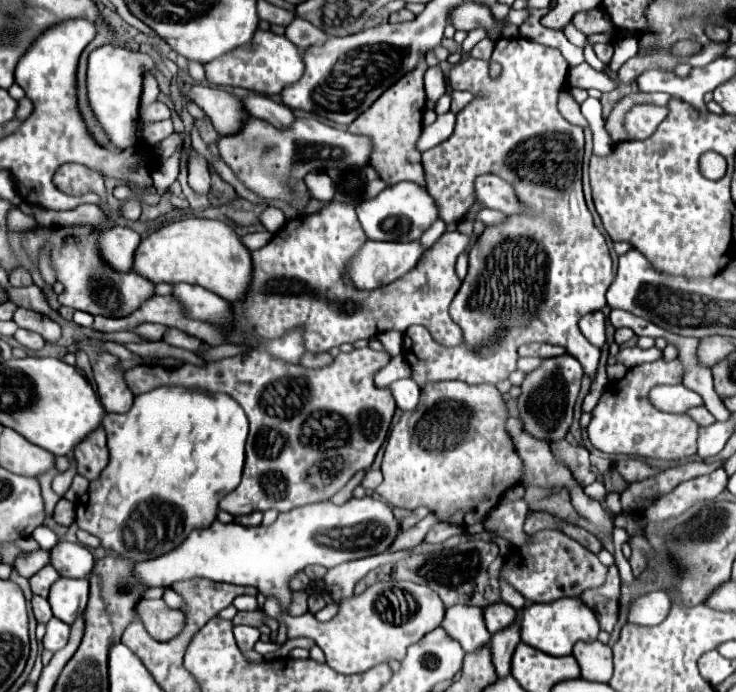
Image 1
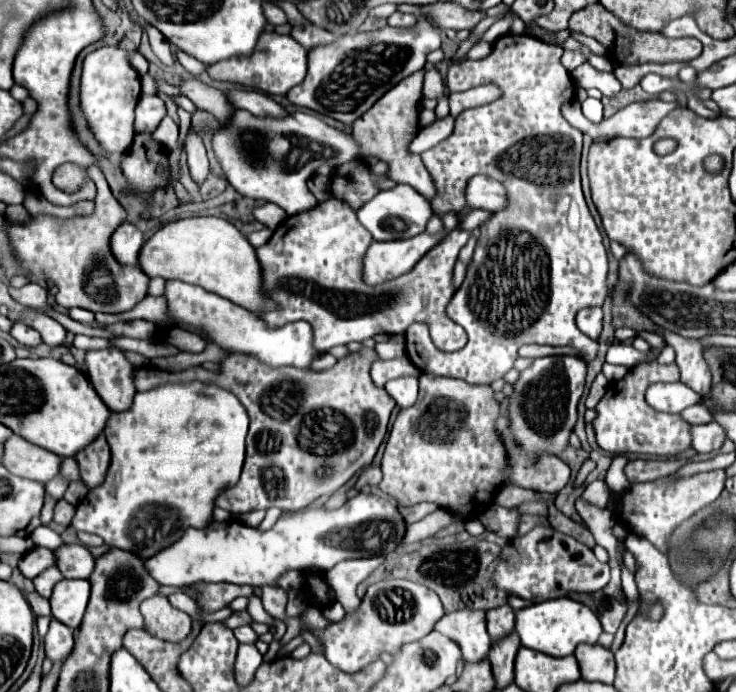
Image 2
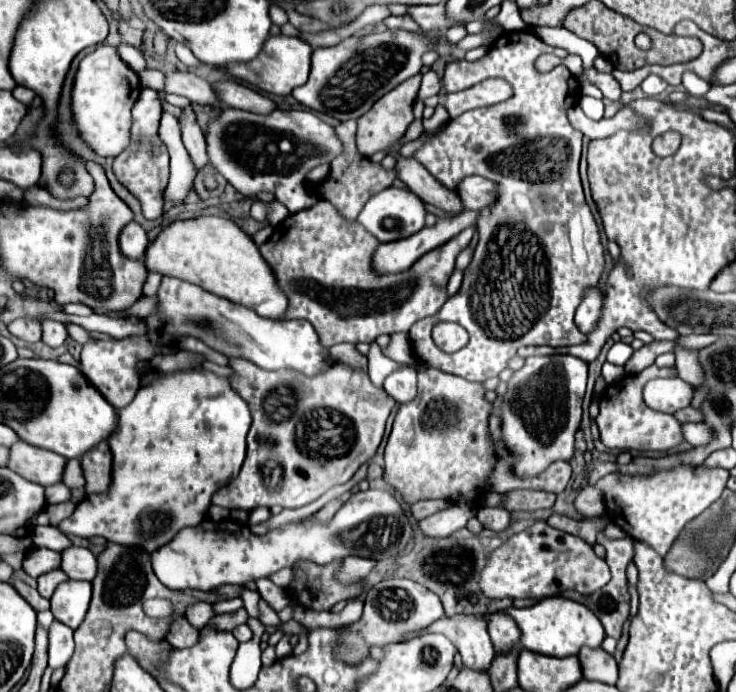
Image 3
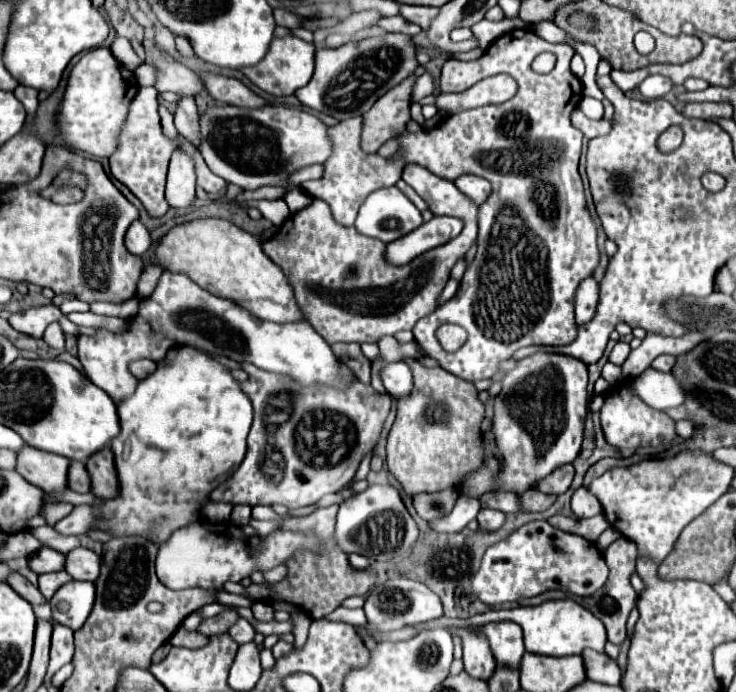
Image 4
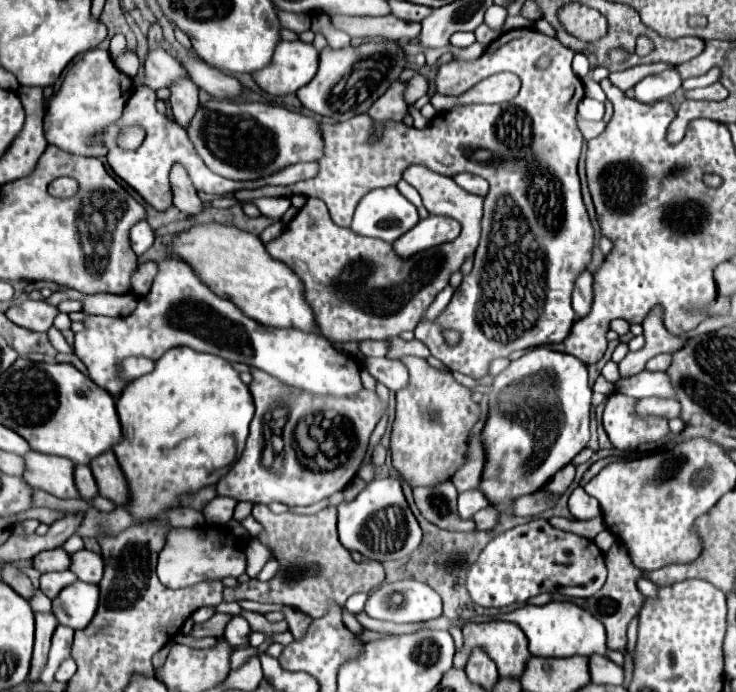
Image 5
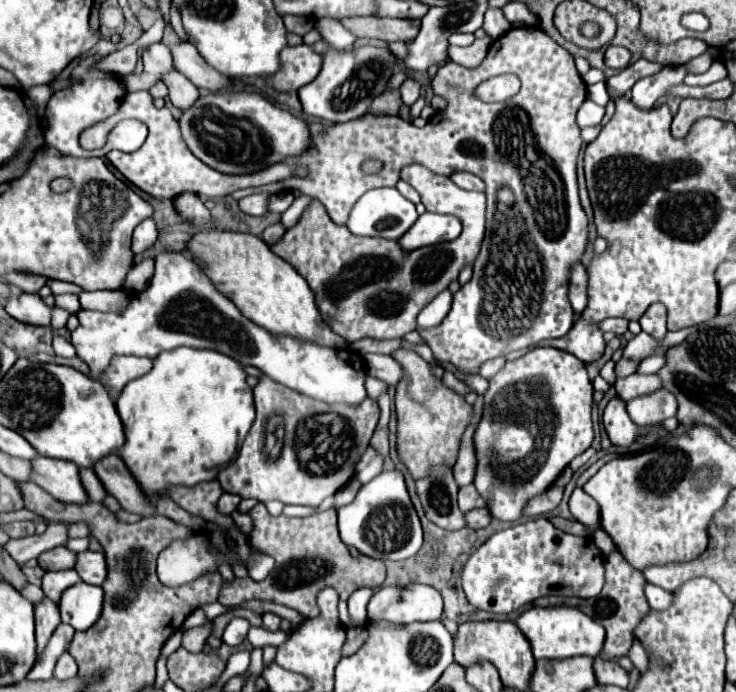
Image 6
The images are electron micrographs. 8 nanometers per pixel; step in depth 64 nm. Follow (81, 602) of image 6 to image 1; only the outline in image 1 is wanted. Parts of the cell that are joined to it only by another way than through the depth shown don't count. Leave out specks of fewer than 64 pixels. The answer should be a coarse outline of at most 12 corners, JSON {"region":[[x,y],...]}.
{"region":[[60,578],[50,588],[52,614],[72,626],[84,614],[88,580]]}

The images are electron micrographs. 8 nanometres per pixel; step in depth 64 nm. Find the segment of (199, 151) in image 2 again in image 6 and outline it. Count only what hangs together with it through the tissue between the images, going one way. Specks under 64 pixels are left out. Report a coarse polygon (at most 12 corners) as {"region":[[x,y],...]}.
{"region":[[178,70],[162,76],[174,106],[184,110],[198,98],[198,88]]}

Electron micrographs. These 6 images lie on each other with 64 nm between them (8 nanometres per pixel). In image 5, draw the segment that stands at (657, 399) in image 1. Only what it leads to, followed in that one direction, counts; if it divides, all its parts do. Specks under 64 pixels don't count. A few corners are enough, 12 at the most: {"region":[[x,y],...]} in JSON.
{"region":[[664,372],[620,378],[616,390],[630,398],[676,398]]}

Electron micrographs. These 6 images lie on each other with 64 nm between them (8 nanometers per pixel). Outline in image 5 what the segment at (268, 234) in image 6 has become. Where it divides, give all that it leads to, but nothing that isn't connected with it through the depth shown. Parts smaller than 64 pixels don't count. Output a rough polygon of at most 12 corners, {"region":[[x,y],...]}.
{"region":[[282,222],[268,226],[260,240],[268,244],[270,240],[278,238],[284,230]]}

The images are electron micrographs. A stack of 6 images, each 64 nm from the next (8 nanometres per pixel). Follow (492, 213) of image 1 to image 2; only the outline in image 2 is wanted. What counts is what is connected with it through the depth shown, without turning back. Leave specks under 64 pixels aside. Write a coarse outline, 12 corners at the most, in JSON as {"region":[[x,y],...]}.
{"region":[[470,210],[456,230],[474,230],[490,218],[486,210]]}

